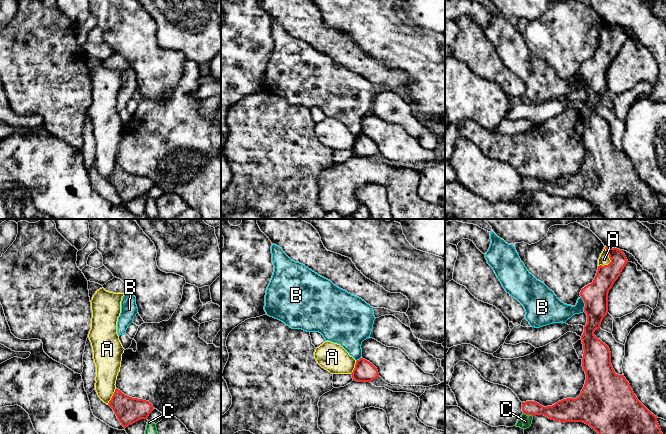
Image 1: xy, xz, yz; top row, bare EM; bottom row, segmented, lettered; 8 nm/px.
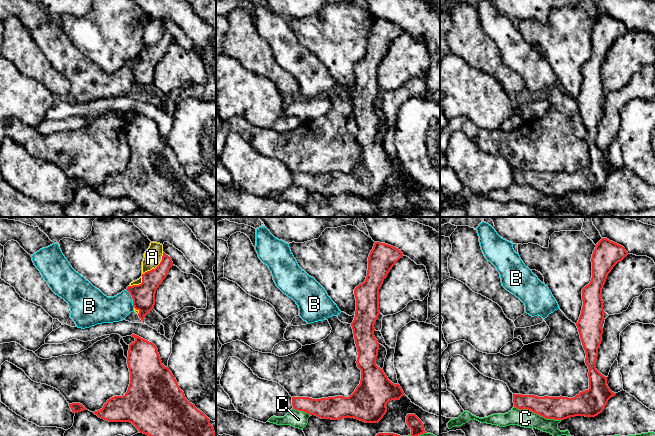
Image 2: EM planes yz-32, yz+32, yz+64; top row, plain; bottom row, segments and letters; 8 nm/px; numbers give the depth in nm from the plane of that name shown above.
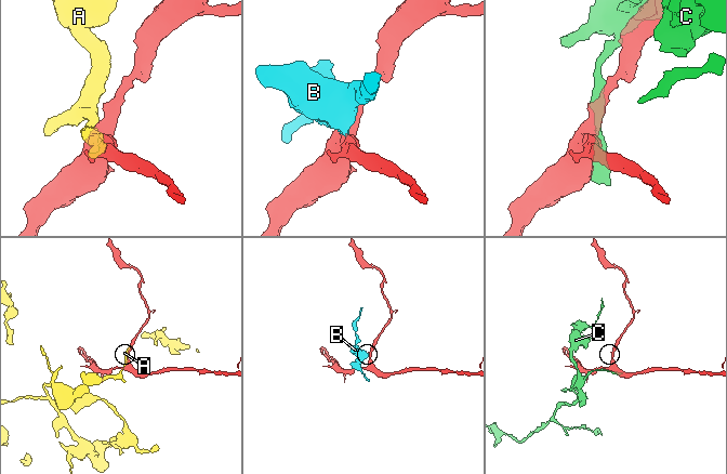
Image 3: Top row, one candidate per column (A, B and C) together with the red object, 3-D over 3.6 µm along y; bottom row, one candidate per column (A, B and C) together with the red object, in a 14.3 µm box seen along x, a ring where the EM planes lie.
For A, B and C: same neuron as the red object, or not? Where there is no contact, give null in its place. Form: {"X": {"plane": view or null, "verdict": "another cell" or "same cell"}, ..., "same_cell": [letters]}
{"A": {"plane": "yz", "verdict": "another cell"}, "B": {"plane": "yz", "verdict": "another cell"}, "C": {"plane": "yz", "verdict": "another cell"}, "same_cell": []}

